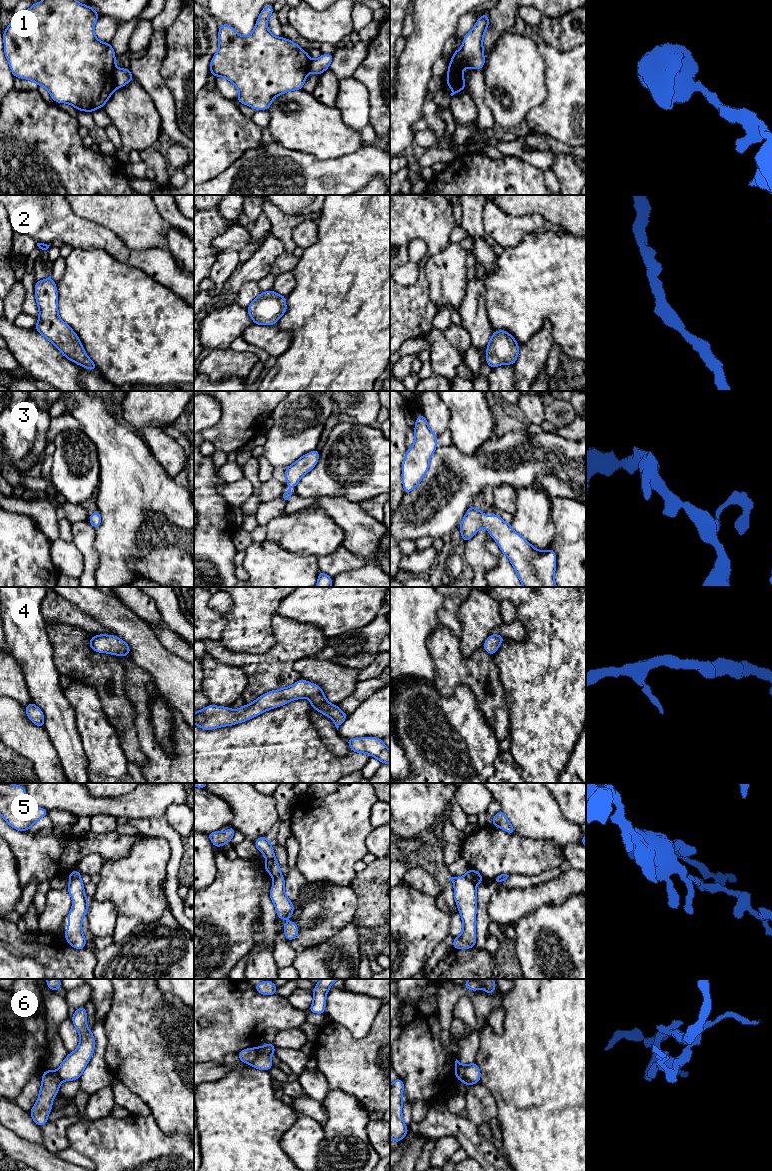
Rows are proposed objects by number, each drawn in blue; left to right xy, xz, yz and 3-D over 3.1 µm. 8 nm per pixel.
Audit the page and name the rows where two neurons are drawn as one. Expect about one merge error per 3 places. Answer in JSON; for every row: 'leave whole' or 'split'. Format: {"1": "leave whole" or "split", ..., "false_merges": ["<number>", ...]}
{"1": "split", "2": "leave whole", "3": "leave whole", "4": "leave whole", "5": "split", "6": "split", "false_merges": ["1", "5", "6"]}

